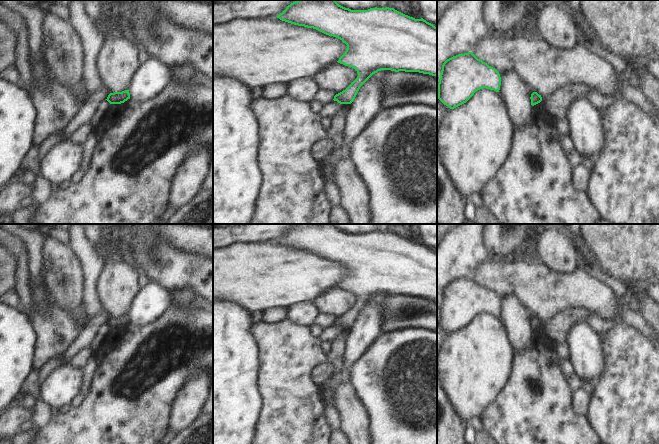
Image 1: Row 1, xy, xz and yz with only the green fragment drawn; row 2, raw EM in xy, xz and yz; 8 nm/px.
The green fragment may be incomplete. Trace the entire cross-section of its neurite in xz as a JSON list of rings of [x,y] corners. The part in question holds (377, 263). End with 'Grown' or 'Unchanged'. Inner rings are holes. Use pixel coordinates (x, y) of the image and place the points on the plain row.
[[[298,224],[288,229],[276,241],[294,249],[316,253],[340,263],[347,269],[345,277],[337,286],[354,292],[358,300],[345,314],[334,320],[333,324],[340,328],[351,328],[360,311],[373,298],[381,294],[419,296],[437,301],[437,251],[423,242],[415,243],[389,231],[351,234],[339,229],[335,224]]]. Unchanged.

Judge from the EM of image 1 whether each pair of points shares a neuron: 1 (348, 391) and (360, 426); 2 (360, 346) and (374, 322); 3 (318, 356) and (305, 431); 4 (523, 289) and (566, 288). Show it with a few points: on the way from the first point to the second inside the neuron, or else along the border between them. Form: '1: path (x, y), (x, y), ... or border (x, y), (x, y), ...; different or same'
1: path (348, 400), (348, 404), (355, 417); same
2: path (360, 340), (368, 328); same
3: path (305, 375), (305, 412); same
4: path (534, 289), (555, 289); same

